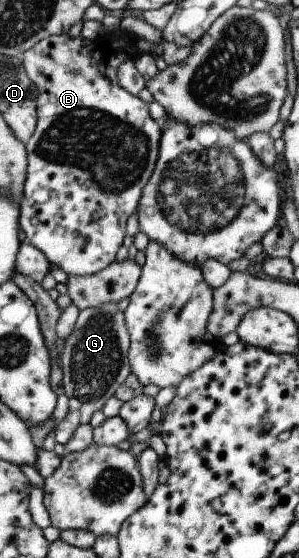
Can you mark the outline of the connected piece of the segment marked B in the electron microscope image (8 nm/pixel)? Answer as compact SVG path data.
M69 33L48 37L40 41L33 49L22 54L21 59L28 76L38 87L37 99L40 114L36 132L26 145L28 149L28 176L24 185L24 198L21 205L21 229L26 235L26 241L41 249L52 265L60 268L67 276L99 273L117 259L117 253L123 245L123 239L128 234L129 218L140 207L145 186L156 171L157 162L160 160L161 140L164 135L163 125L152 116L148 103L120 85L117 69L109 61L95 57L95 53L91 49L91 40L87 40L85 37L79 35L73 38Z

